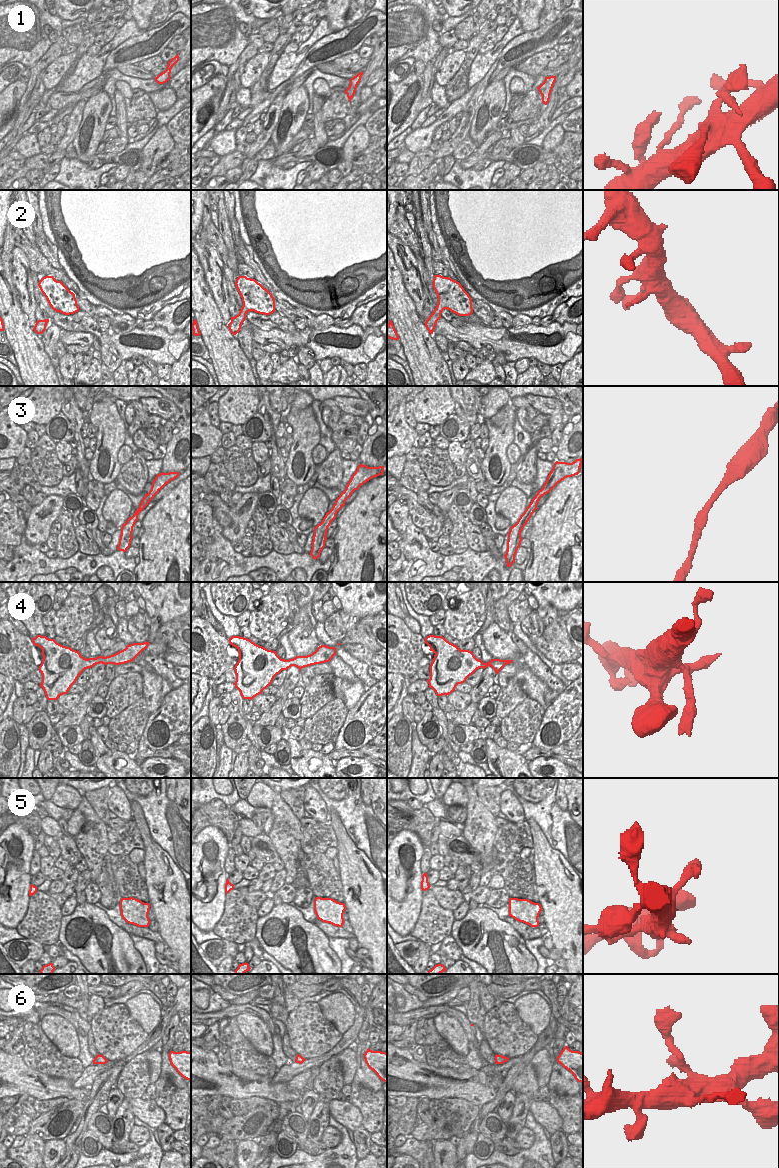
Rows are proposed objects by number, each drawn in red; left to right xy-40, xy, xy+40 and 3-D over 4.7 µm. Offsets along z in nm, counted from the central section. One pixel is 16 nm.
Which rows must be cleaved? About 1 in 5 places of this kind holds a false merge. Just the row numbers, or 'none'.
none

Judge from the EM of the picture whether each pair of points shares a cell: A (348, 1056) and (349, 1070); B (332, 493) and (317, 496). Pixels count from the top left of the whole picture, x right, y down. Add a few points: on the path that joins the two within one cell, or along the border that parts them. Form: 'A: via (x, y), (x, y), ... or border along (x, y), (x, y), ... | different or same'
A: via (348, 1059), (349, 1067) | same
B: border along (313, 486), (320, 489), (330, 501) | different

